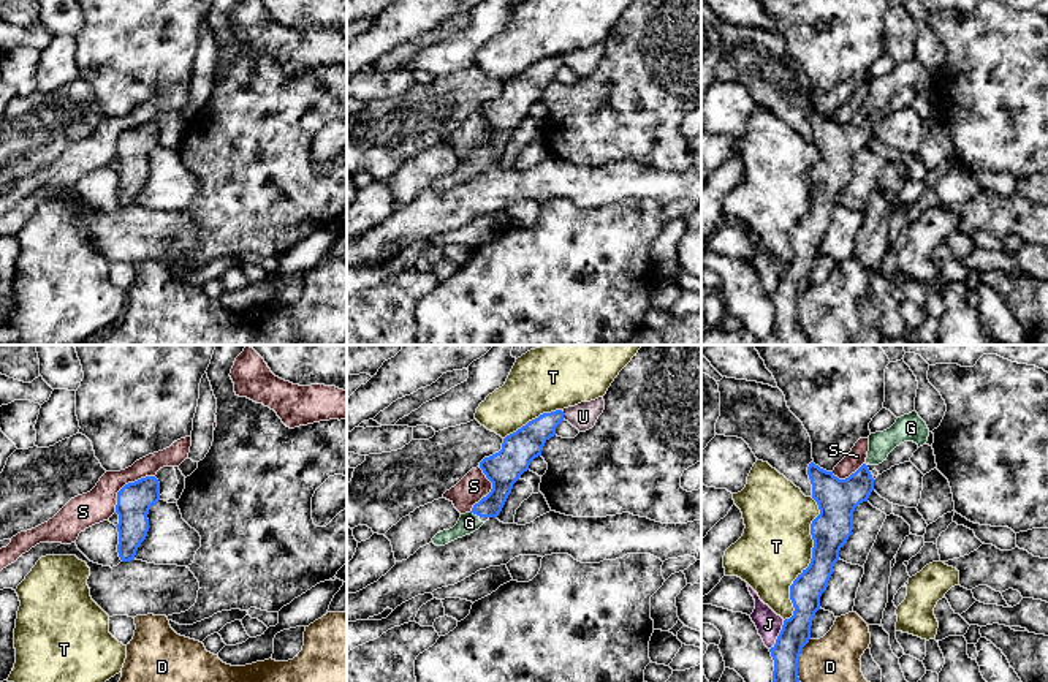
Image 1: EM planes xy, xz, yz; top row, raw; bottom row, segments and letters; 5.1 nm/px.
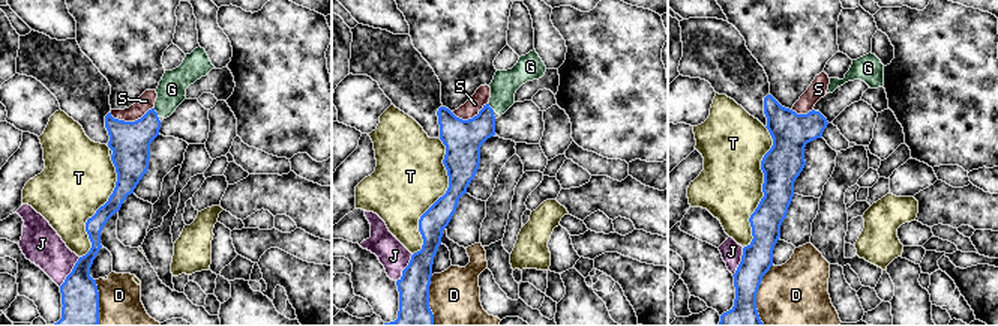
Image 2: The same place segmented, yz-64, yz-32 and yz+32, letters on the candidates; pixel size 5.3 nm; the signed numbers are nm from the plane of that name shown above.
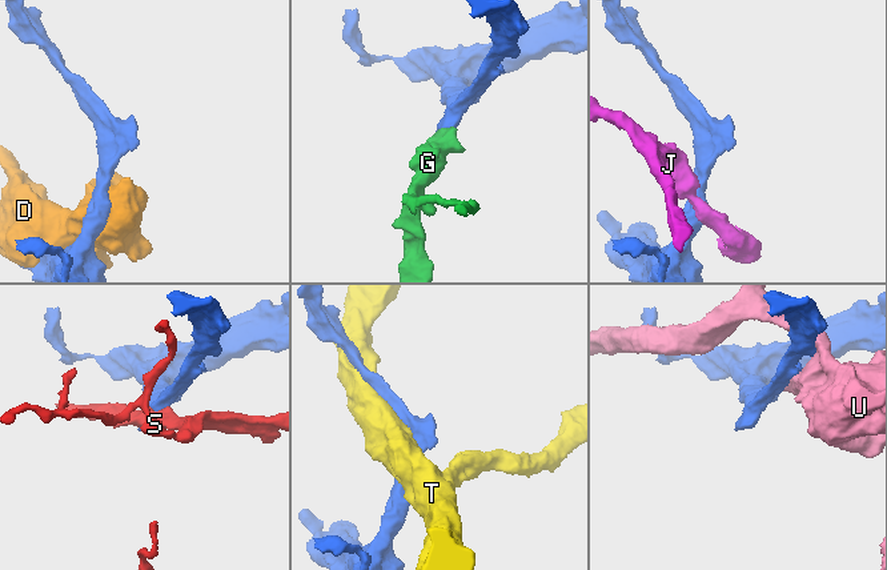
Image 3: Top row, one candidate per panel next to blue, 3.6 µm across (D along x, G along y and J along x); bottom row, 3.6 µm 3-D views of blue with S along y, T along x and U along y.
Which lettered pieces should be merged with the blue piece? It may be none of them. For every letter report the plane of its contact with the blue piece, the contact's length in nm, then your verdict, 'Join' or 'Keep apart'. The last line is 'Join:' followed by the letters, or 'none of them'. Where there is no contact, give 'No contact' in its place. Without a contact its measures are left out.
D: Touches blue in yz. Shared border 240 nm. Keep apart
G: Touches blue in xz. Shared border 60 nm. Join
J: Touches blue in yz. Shared border 170 nm. Keep apart
S: Touches blue in xy. Shared border 280 nm. Keep apart
T: Touches blue in yz. Shared border 650 nm. Keep apart
U: Touches blue in xz. Shared border 50 nm. Keep apart
Join: G

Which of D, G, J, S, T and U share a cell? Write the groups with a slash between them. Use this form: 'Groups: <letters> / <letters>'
Groups: D / G / J / S / T / U

